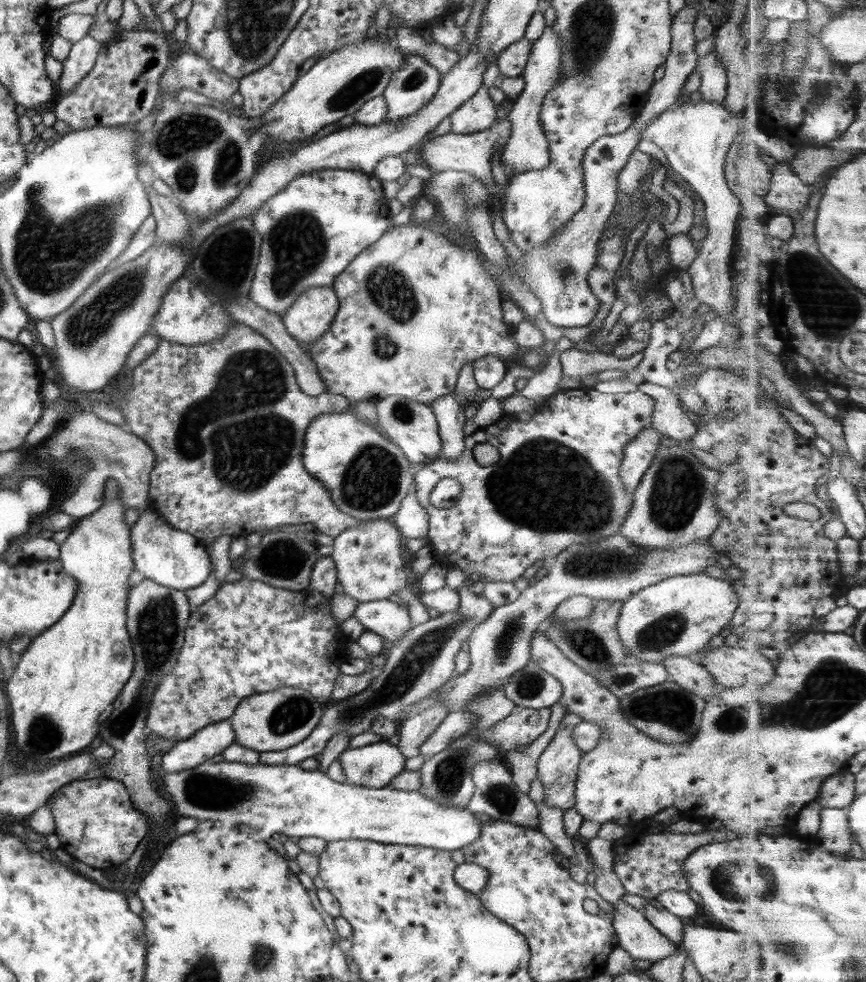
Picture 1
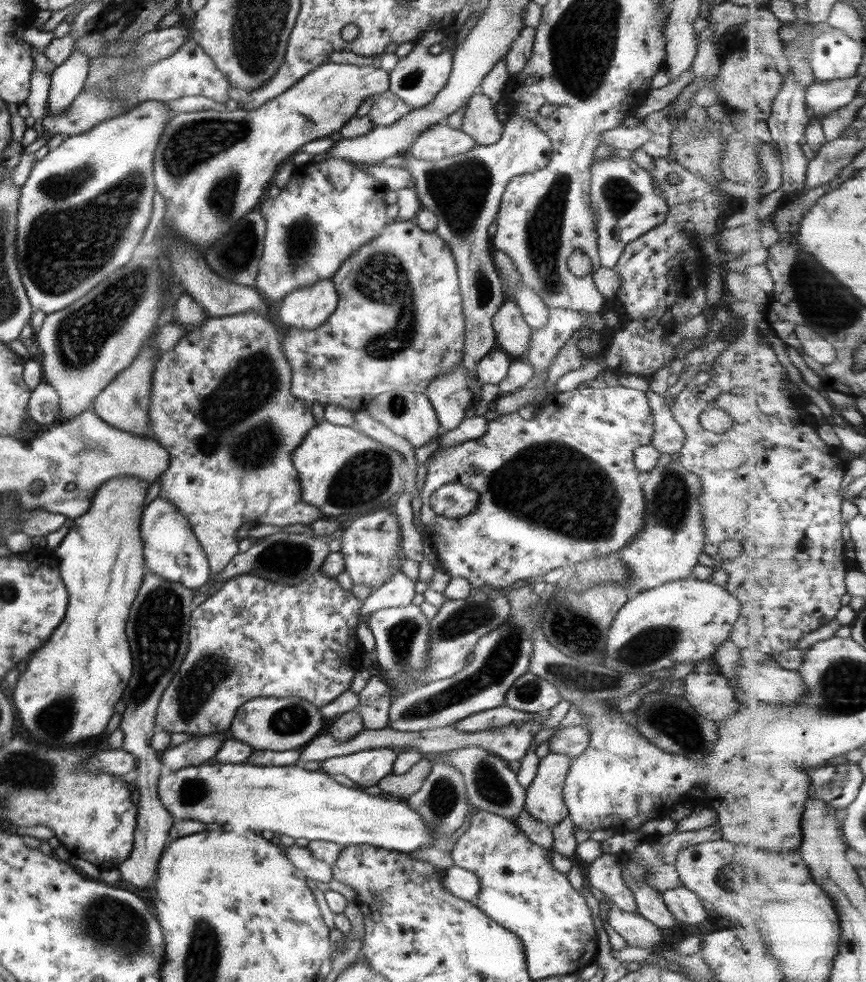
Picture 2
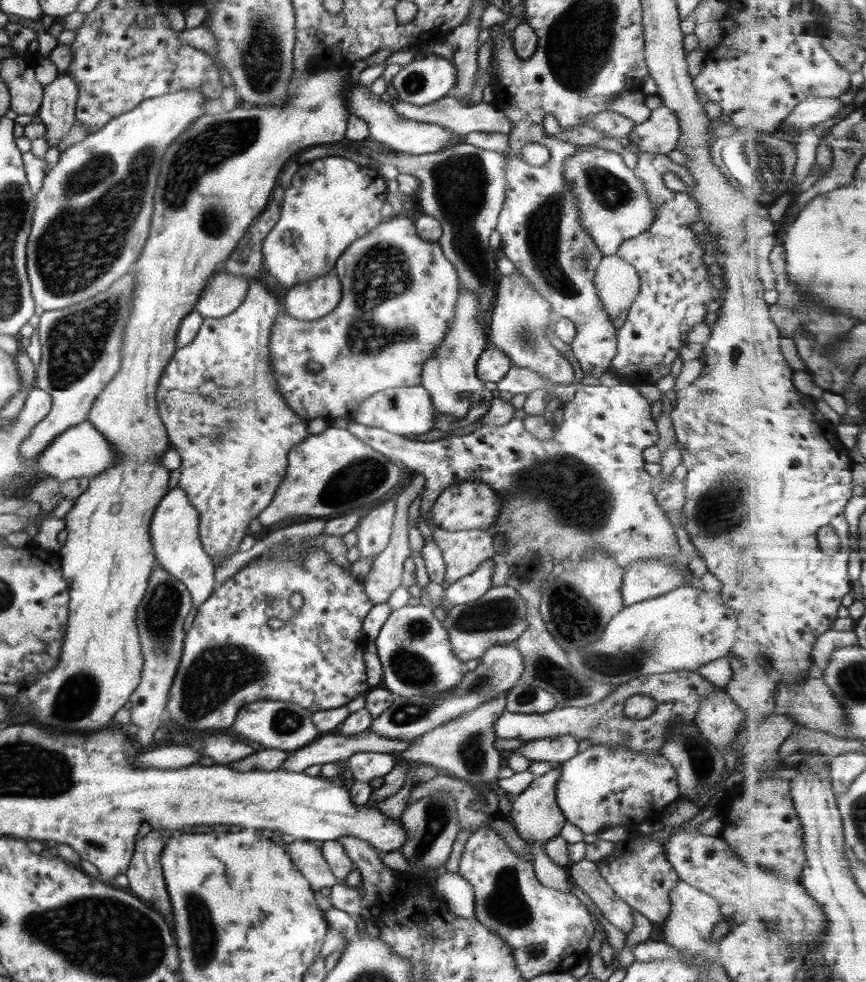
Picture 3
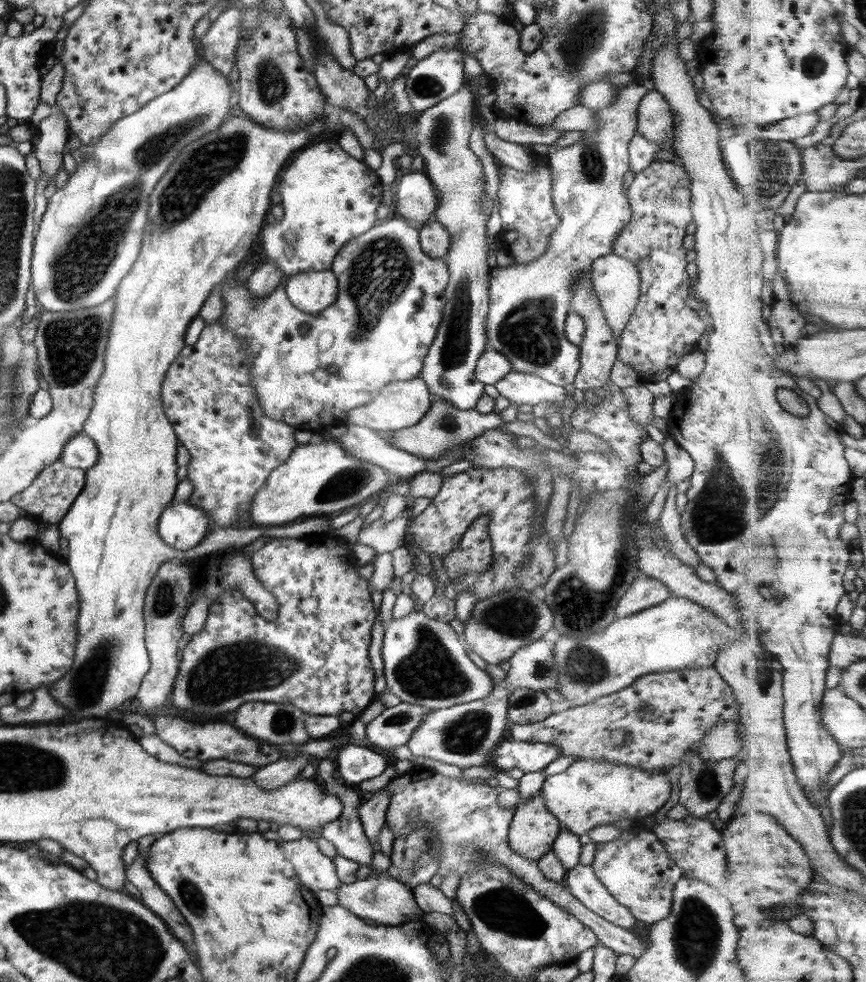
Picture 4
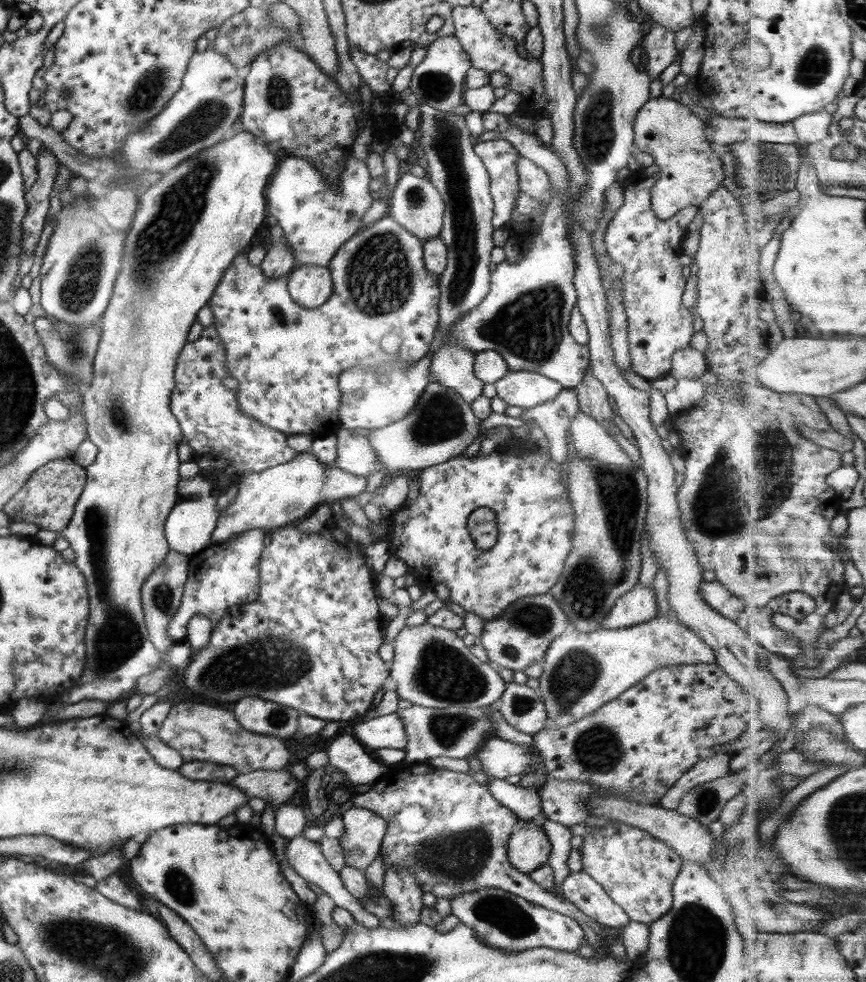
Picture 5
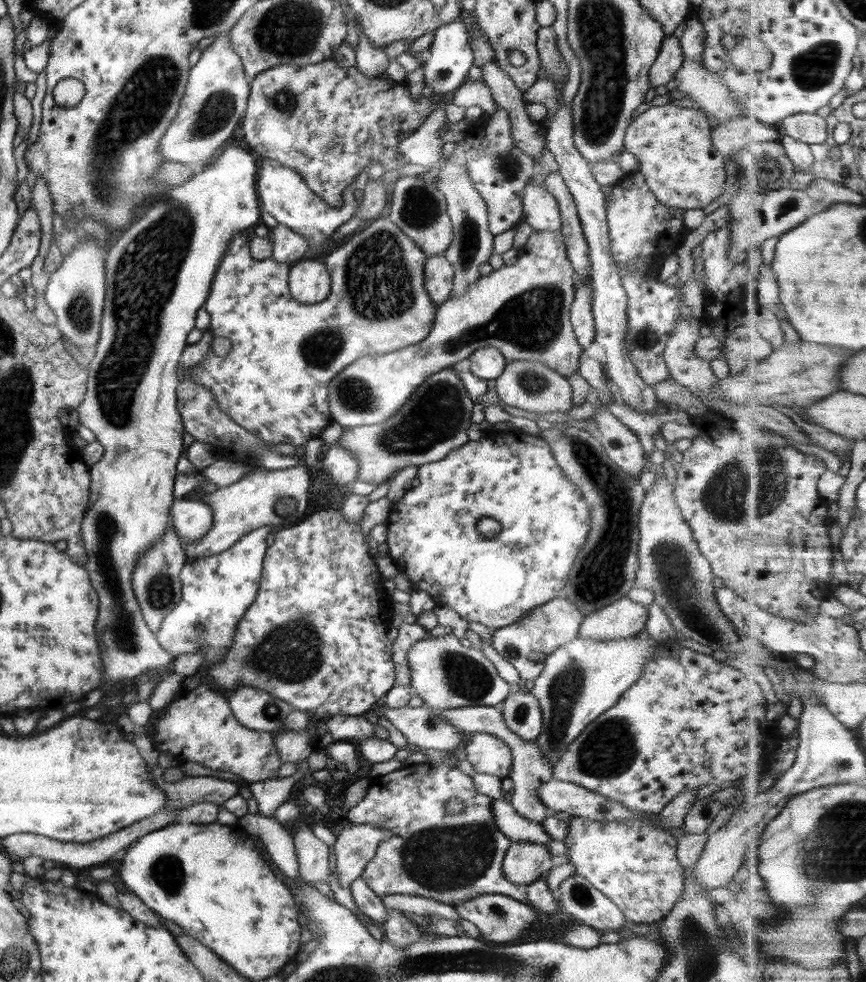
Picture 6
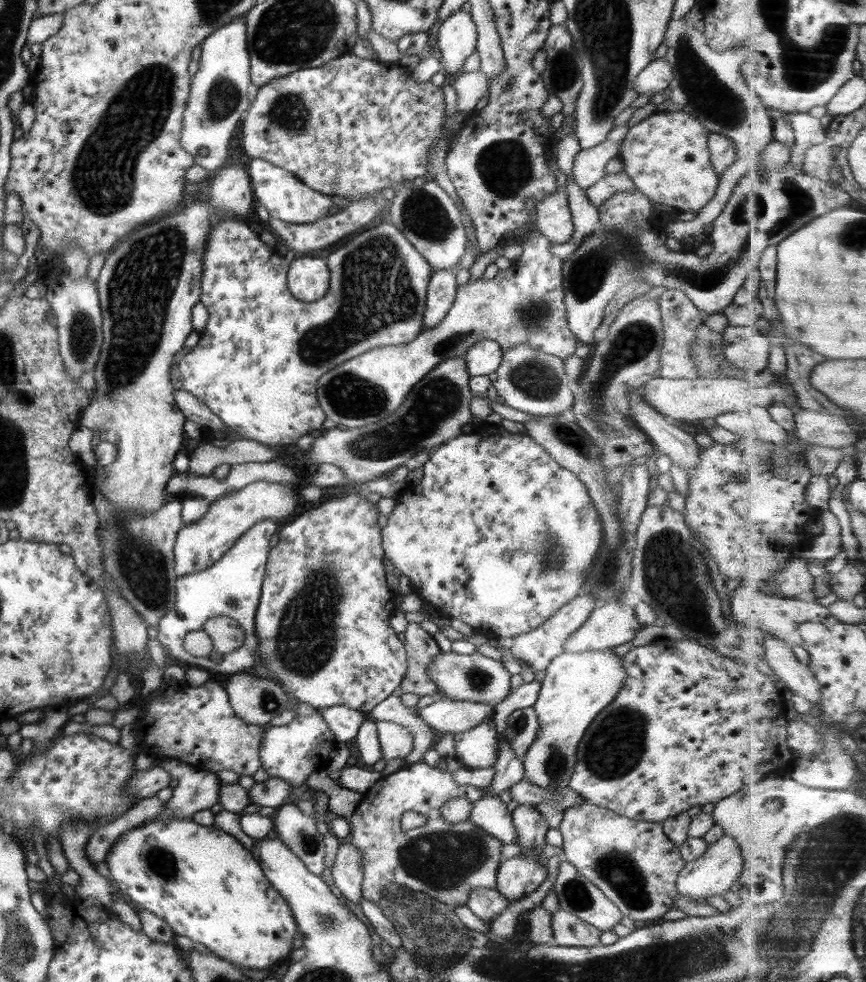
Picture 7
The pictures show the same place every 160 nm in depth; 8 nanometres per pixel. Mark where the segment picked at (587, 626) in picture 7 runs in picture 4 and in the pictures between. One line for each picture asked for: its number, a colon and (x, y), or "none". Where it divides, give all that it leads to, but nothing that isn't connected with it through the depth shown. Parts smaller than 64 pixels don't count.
4: (644, 593)
5: (638, 605)
6: (624, 618)

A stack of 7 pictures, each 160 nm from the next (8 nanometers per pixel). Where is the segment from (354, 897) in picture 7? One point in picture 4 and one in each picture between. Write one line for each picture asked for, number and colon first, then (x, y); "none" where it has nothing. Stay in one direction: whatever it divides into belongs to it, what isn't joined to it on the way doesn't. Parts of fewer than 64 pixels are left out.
4: (373, 810)
5: (364, 832)
6: (355, 845)

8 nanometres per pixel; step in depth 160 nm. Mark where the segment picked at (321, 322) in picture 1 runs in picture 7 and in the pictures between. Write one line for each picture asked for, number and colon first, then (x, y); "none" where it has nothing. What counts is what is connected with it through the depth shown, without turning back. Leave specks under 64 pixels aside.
2: (308, 307)
3: (309, 300)
4: (312, 291)
5: (310, 286)
6: (310, 282)
7: (308, 277)

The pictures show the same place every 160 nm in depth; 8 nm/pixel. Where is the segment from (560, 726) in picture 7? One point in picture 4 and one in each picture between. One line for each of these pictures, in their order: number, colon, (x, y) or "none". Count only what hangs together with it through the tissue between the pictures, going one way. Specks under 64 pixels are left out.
4: (676, 634)
5: (583, 671)
6: (583, 678)

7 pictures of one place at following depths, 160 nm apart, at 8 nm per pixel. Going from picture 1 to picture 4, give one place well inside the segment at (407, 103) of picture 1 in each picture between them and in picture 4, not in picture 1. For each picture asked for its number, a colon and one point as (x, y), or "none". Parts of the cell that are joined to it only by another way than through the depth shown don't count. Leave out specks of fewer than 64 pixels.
2: (417, 79)
3: (423, 81)
4: (440, 75)

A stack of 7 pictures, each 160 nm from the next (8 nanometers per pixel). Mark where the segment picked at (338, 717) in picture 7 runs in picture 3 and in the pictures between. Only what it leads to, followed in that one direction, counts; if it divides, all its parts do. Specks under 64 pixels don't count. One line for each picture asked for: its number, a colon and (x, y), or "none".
3: (502, 665)
4: (393, 726)
5: (387, 731)
6: (342, 727)

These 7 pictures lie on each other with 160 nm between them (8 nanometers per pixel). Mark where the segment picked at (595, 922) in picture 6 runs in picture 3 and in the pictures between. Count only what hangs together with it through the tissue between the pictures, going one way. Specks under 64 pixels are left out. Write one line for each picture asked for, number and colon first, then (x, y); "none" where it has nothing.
3: (584, 874)
4: (582, 882)
5: (580, 888)

